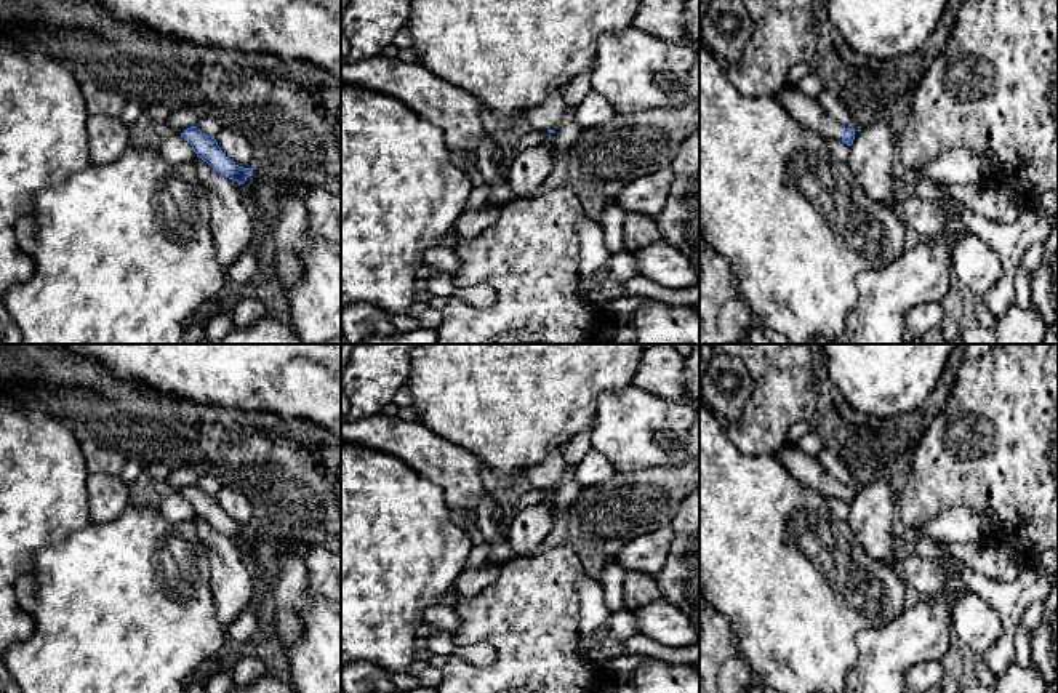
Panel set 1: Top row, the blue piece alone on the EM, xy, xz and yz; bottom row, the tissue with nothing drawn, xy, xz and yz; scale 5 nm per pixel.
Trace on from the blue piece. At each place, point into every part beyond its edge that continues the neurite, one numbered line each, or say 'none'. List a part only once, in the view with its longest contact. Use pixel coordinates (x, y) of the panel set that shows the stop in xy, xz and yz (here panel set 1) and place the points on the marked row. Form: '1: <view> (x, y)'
1: yz (807, 111)

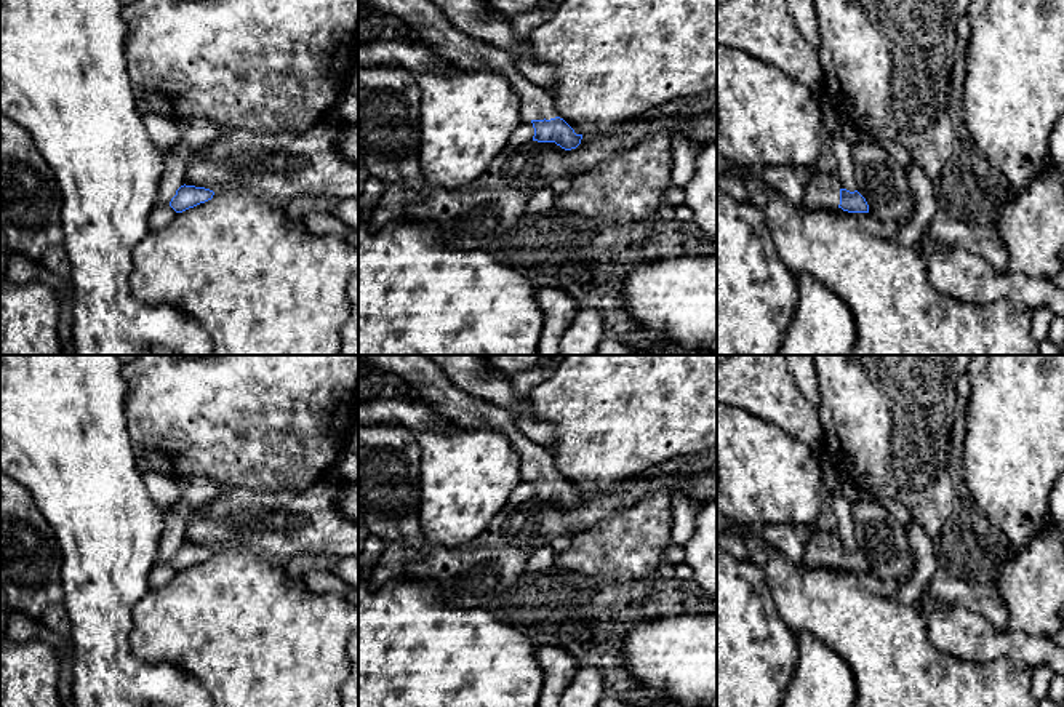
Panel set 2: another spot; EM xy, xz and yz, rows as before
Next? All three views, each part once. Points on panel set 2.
1: xz (423, 16)

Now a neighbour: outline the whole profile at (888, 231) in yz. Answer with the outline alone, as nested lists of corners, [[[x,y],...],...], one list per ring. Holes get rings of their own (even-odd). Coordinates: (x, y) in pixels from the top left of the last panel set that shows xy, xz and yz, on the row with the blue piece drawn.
[[[837,208],[835,211],[840,214],[853,214],[864,230],[867,230],[872,235],[882,237],[888,242],[891,242],[907,224],[906,221],[880,222],[877,218],[870,216],[869,213],[848,213],[843,211],[842,208]]]

